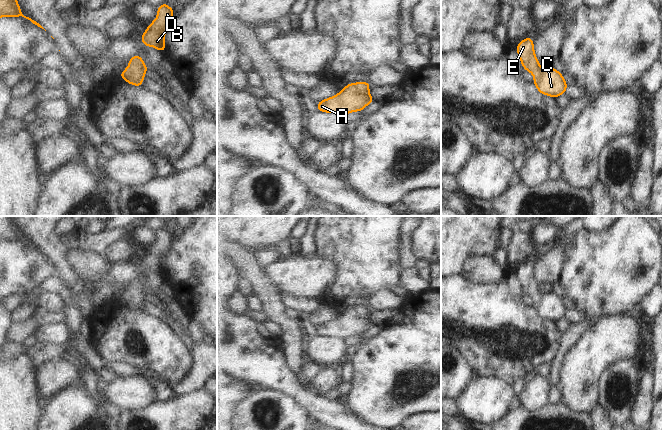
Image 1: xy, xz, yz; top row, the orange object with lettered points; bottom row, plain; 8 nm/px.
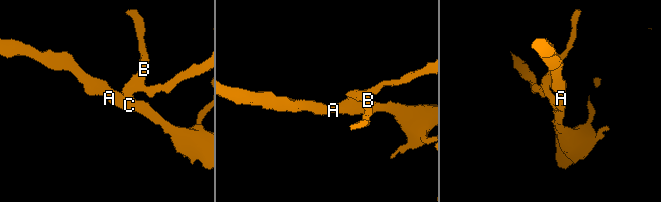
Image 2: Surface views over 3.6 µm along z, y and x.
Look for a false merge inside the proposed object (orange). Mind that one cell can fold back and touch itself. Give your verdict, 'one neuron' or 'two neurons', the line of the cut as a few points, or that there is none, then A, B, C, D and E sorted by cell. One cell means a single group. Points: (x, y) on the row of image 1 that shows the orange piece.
one neuron; cut none; groups A B C D E

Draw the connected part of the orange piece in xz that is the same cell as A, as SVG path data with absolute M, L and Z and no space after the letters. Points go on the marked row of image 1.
M369 82L350 83L339 94L319 102L317 110L343 115L353 111L360 112L374 101L370 96L369 86Z

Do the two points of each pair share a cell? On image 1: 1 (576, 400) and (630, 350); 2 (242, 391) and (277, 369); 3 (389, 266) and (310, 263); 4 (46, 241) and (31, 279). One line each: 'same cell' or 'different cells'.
1: same cell
2: different cells
3: different cells
4: different cells

